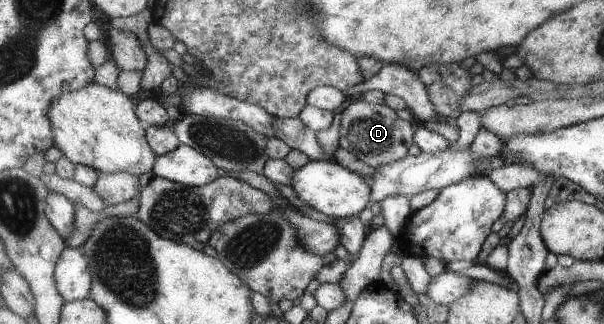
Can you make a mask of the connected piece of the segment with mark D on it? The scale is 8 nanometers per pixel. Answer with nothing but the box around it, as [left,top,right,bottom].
[340,100,415,168]

